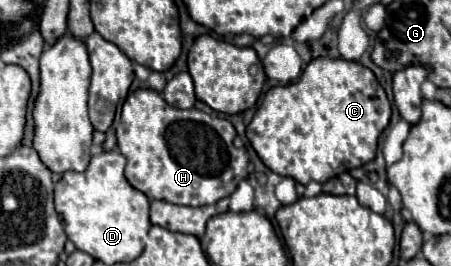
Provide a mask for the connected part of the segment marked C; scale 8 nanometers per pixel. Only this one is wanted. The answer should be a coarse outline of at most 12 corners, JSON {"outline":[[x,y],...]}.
{"outline":[[314,58],[246,136],[272,172],[324,184],[370,162],[390,102],[358,62]]}

